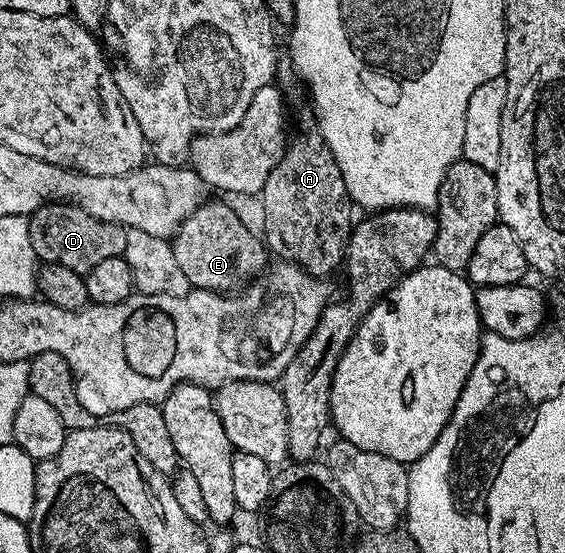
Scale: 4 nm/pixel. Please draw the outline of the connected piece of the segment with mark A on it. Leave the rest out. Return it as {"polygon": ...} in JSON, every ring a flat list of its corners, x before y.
{"polygon":[[320,134,301,135,290,142,285,149,285,156,267,173,267,181,259,192,261,207,265,210,265,231,263,239,268,250,278,256,278,260,302,267,309,275,329,277,333,270,342,266,345,246,349,244,349,234,353,232,355,204,349,198,347,185,343,185,343,173,331,153,331,149]]}

